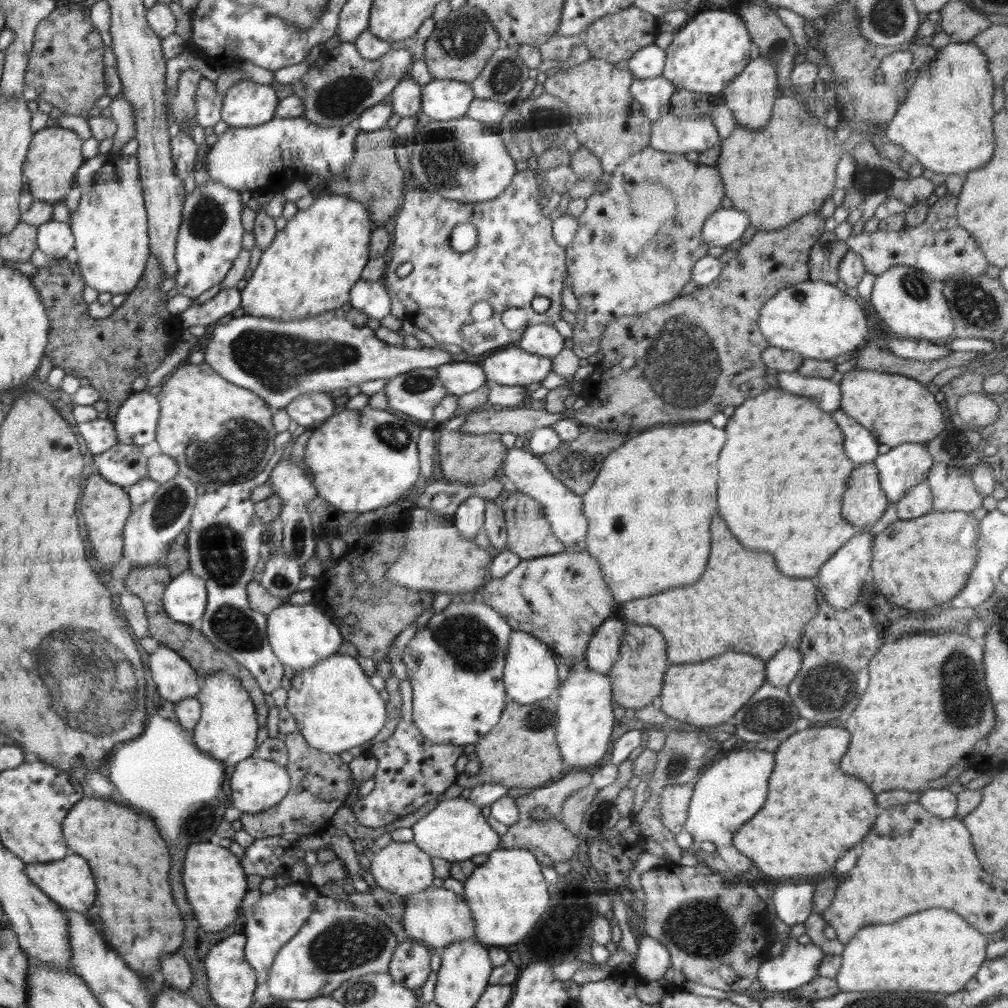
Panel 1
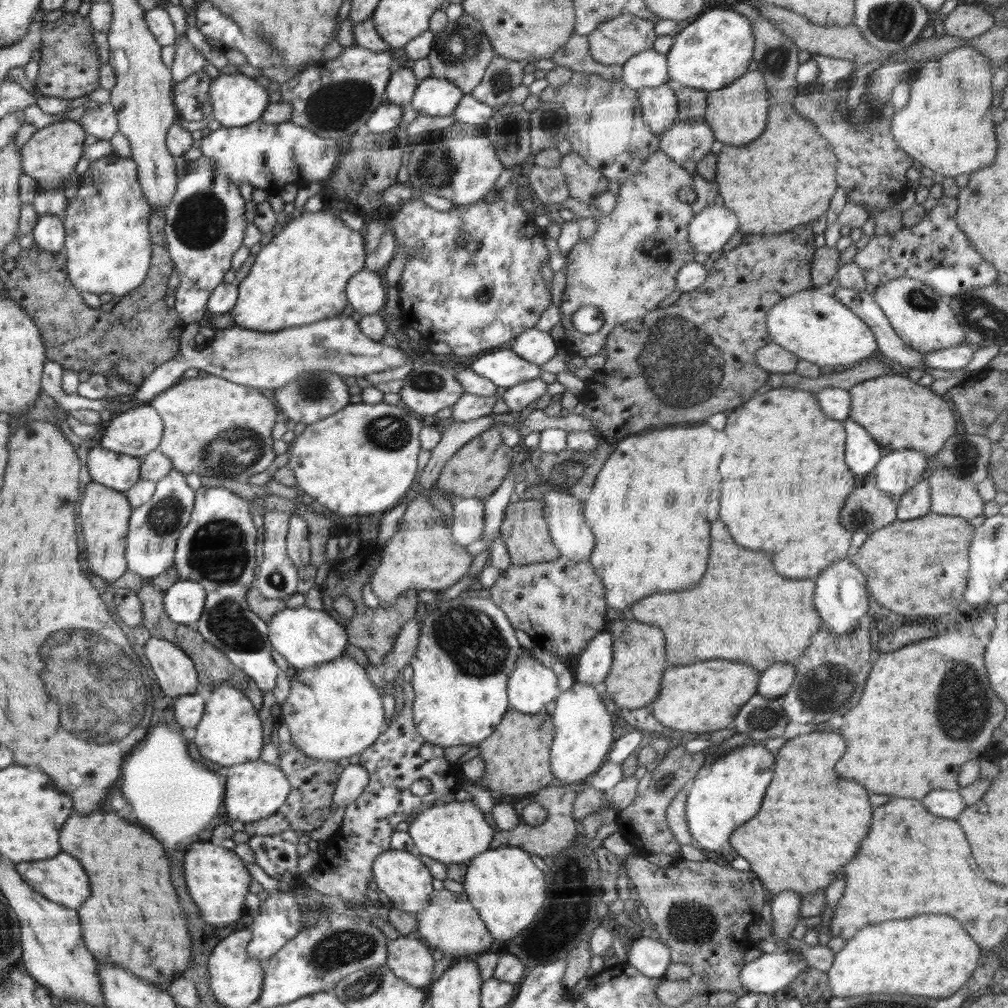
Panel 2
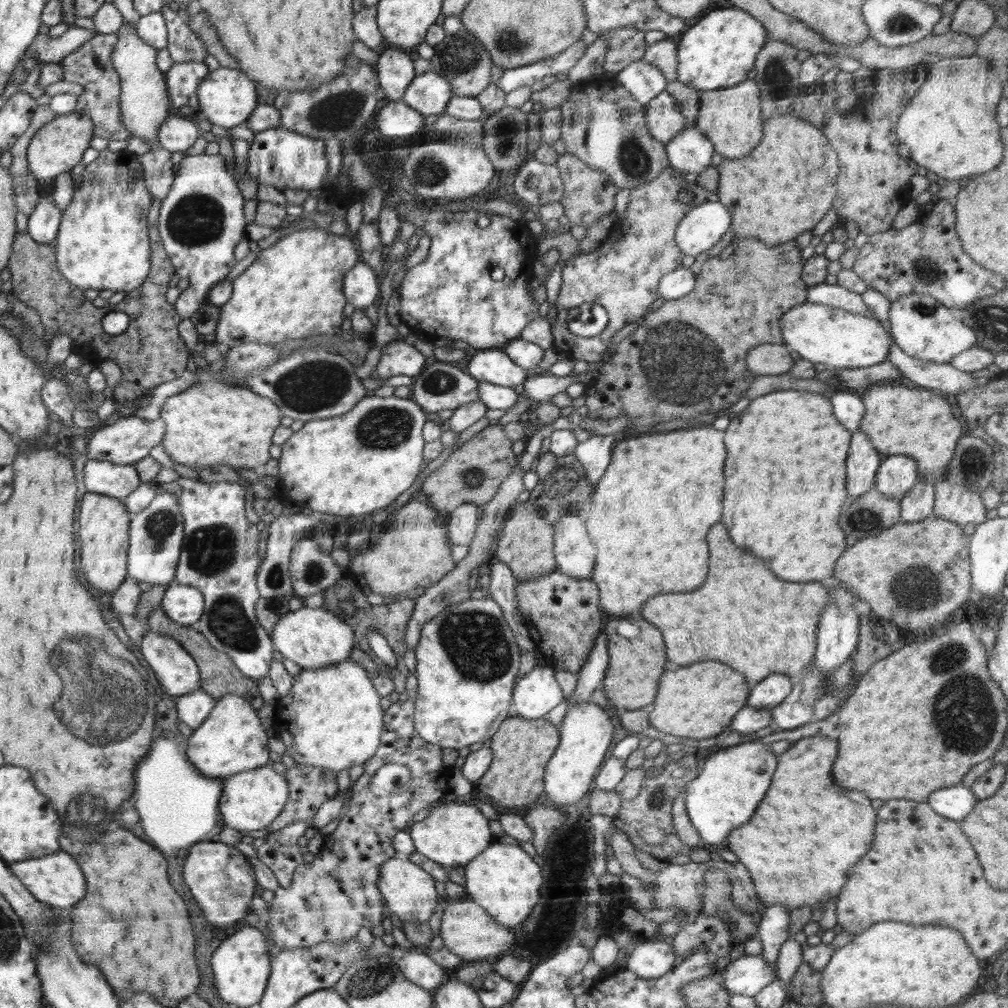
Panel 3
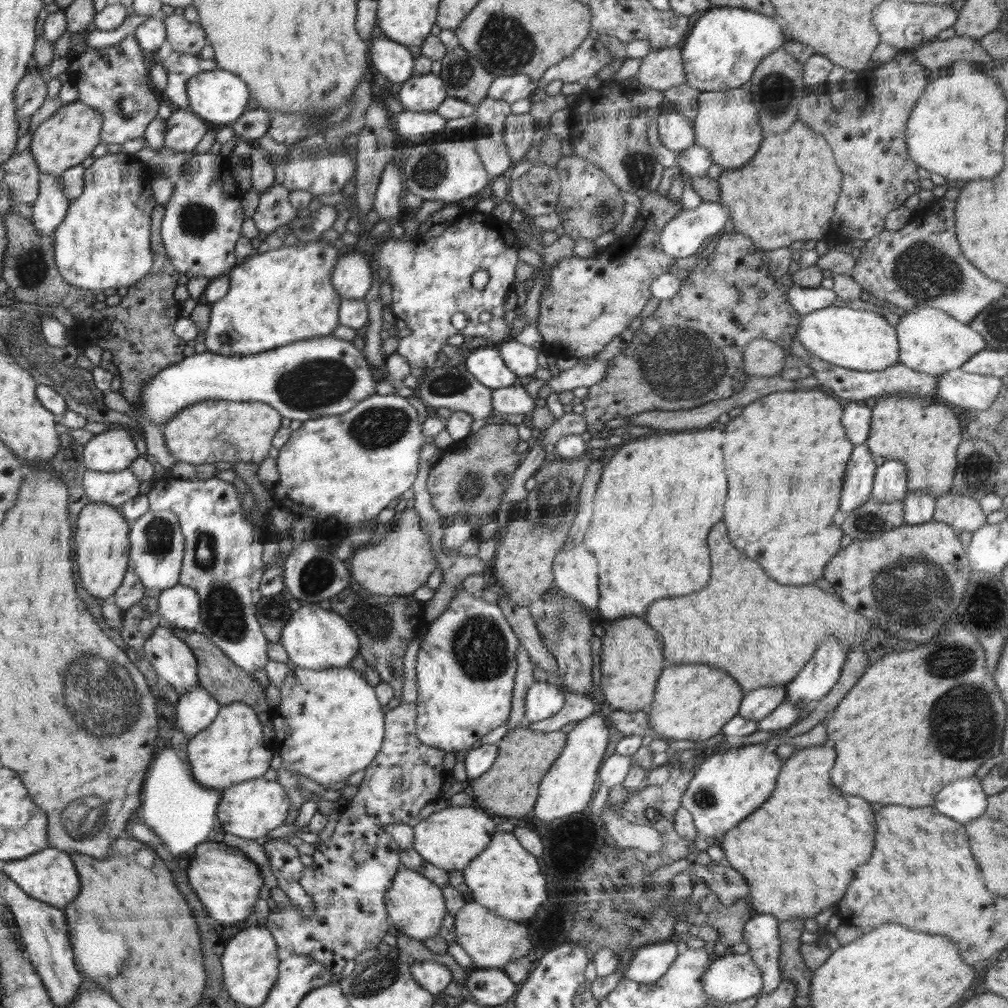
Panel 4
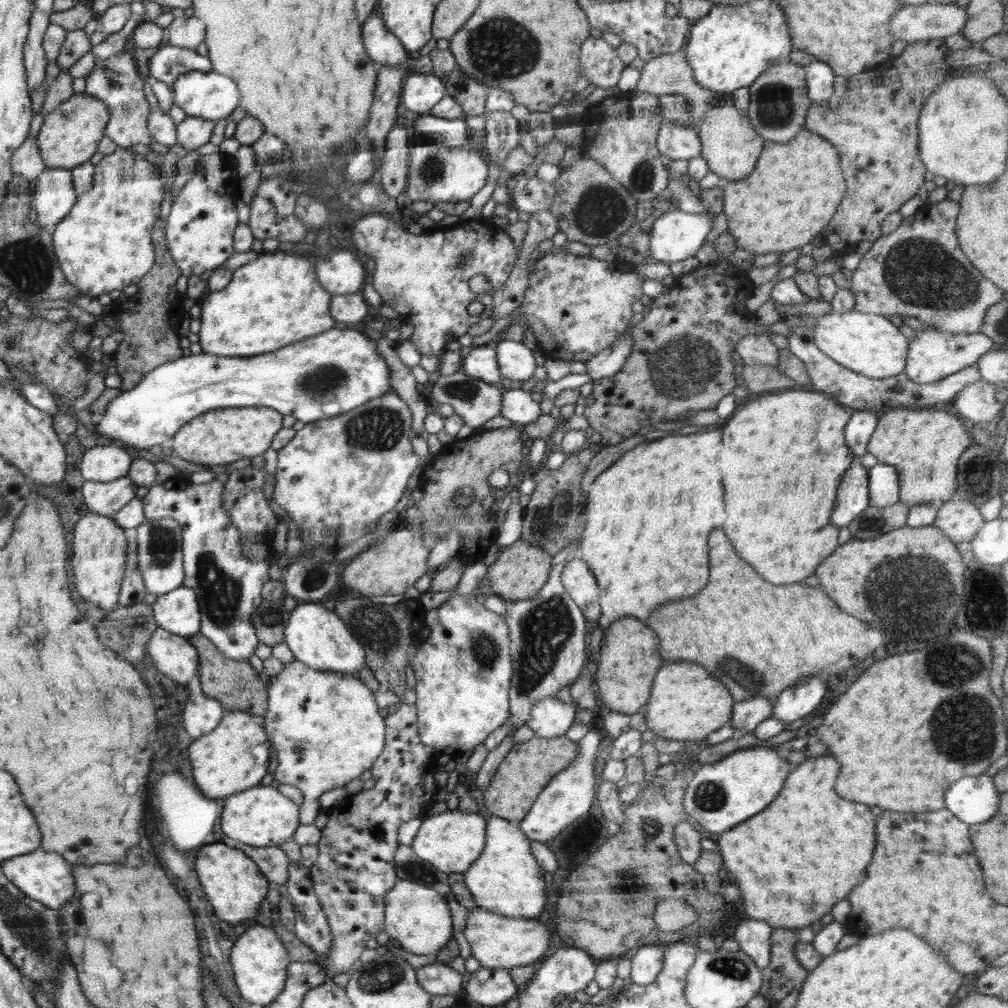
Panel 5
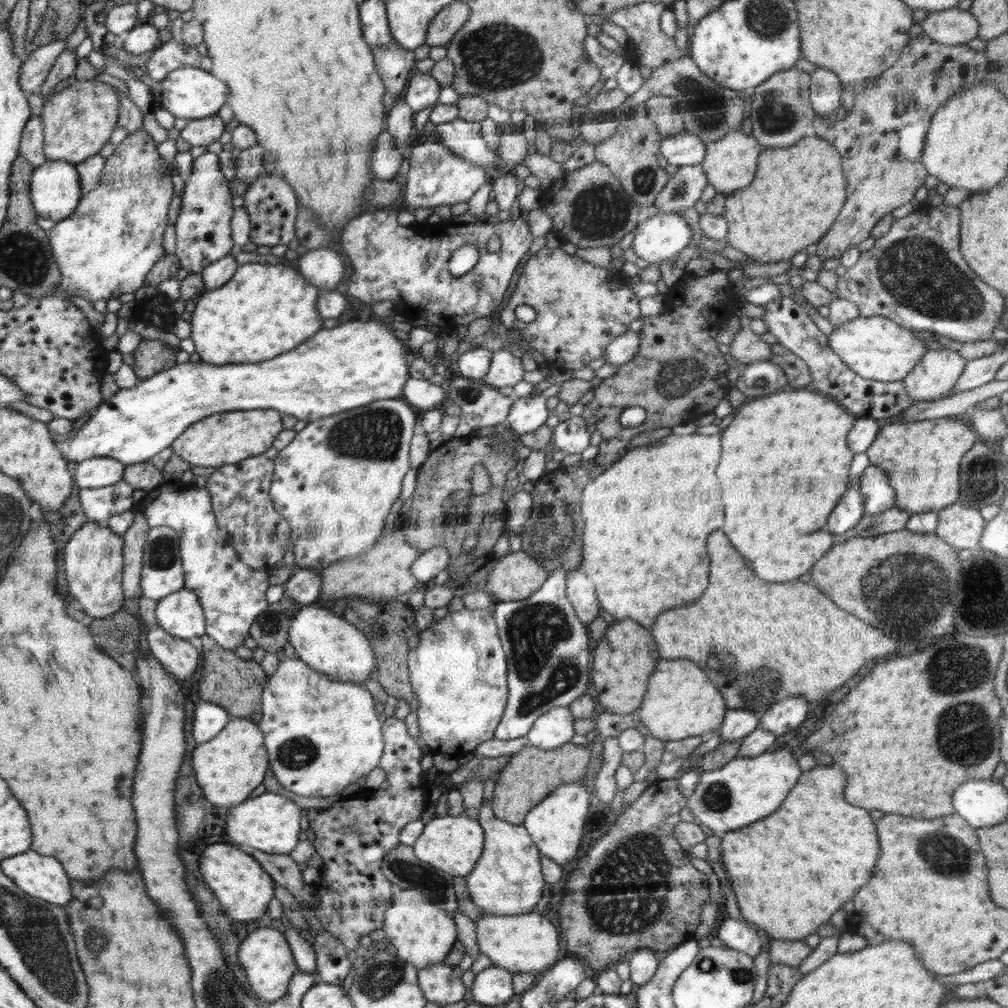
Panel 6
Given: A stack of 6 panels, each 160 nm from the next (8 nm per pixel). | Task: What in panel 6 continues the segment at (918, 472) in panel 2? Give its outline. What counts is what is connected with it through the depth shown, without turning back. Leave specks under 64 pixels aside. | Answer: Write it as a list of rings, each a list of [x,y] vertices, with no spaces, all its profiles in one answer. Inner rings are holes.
[[[869,465],[860,479],[860,494],[863,496],[865,514],[880,514],[895,506],[895,490],[880,466]]]

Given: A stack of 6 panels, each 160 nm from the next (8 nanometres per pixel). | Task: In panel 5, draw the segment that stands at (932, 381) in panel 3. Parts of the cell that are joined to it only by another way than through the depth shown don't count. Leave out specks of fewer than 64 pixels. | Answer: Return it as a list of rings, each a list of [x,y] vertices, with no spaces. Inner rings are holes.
[[[976,381],[952,399],[952,411],[974,423],[990,422],[1003,410],[1004,404],[994,397],[998,389],[999,384]]]

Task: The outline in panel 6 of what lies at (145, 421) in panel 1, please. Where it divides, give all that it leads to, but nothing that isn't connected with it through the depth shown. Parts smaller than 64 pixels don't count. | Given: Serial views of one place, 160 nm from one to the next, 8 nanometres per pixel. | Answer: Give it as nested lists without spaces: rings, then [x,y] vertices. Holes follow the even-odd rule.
[[[110,457],[82,461],[74,467],[78,488],[100,488],[117,484],[124,477],[126,466]]]

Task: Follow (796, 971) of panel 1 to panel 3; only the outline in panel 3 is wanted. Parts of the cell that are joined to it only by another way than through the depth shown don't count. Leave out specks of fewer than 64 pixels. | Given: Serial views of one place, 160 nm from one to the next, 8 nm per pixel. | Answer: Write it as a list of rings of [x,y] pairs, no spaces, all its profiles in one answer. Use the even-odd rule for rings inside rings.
[[[743,955],[730,961],[726,968],[717,973],[721,986],[729,994],[755,996],[774,977],[777,977],[777,967],[770,966],[762,955]]]

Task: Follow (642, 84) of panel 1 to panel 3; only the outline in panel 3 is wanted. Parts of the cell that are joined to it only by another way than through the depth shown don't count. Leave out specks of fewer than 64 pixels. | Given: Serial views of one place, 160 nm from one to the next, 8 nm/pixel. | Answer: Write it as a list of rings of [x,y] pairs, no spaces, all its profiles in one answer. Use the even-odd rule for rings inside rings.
[[[666,91],[655,96],[644,110],[648,132],[663,145],[687,127],[678,101]]]

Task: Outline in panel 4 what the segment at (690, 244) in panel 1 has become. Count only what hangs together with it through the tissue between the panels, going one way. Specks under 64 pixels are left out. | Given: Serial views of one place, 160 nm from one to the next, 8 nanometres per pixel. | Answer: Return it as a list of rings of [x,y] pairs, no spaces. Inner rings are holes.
[[[653,190],[646,198],[636,217],[636,222],[621,239],[615,240],[606,248],[600,248],[596,256],[588,258],[568,257],[558,259],[551,266],[550,284],[544,285],[540,297],[538,332],[543,339],[541,351],[551,361],[568,357],[594,358],[621,333],[633,327],[636,320],[650,300],[650,285],[655,278],[668,271],[676,259],[664,254],[660,248],[659,236],[664,225],[684,210],[681,202],[673,204],[667,196],[658,195]]]

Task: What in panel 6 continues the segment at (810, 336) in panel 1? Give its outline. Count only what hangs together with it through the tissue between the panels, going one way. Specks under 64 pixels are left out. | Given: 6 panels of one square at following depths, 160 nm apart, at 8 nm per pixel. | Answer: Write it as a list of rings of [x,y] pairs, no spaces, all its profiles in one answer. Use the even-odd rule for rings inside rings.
[[[880,315],[872,317],[857,317],[854,321],[840,324],[834,327],[830,336],[827,337],[828,348],[838,354],[838,358],[845,362],[858,376],[881,382],[903,381],[903,378],[920,362],[920,359],[928,353],[928,346],[912,334],[910,329],[899,326],[898,323],[890,321]]]

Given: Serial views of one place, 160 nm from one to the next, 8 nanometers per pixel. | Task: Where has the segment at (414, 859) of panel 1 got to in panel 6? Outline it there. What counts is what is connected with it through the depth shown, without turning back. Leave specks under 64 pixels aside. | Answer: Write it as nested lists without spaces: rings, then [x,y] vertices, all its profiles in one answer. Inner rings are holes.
[[[417,889],[402,890],[394,895],[390,908],[385,912],[381,929],[390,939],[390,948],[420,970],[444,962],[457,942],[457,928],[451,915]]]

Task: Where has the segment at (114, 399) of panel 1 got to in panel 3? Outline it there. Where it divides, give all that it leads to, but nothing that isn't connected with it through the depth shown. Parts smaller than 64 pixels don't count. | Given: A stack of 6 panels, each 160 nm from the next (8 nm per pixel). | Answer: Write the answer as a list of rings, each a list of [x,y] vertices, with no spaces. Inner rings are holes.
[[[154,199],[154,210],[148,217],[150,238],[154,238],[154,270],[150,270],[150,278],[133,291],[127,293],[119,306],[111,305],[102,309],[92,305],[92,301],[84,297],[84,289],[76,288],[63,277],[55,263],[55,245],[53,243],[36,242],[26,231],[18,231],[13,244],[8,270],[11,272],[12,290],[9,292],[34,309],[40,315],[44,326],[42,344],[49,348],[58,334],[66,334],[72,340],[72,352],[79,352],[86,361],[99,365],[102,362],[114,362],[124,370],[124,379],[129,382],[128,388],[122,388],[121,403],[136,401],[138,397],[154,391],[161,384],[179,378],[188,366],[188,348],[179,339],[179,314],[174,312],[174,304],[166,302],[166,290],[170,274],[174,274],[174,266],[170,264],[169,253],[161,241],[159,226],[159,208],[161,200]],[[121,309],[130,317],[130,326],[124,334],[110,336],[106,334],[106,318],[110,312]]]

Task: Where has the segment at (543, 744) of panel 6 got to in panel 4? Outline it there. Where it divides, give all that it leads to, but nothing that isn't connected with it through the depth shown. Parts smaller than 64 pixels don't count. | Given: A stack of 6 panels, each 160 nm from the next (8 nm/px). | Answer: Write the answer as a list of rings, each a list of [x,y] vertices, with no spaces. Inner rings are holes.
[[[534,681],[525,698],[525,722],[538,722],[554,716],[564,706],[561,688],[546,681]]]

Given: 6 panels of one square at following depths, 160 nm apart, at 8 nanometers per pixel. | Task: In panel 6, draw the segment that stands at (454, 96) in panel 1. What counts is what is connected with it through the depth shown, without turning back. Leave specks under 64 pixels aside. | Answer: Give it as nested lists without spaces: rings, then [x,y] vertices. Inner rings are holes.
[[[419,73],[409,80],[404,92],[404,100],[413,112],[436,105],[441,86],[429,73]]]

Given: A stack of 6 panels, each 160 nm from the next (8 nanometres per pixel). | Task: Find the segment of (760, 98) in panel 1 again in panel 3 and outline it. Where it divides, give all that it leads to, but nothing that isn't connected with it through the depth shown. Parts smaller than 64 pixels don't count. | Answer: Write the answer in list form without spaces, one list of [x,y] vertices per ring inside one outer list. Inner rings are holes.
[[[746,79],[744,82],[740,82],[740,84],[730,88],[703,91],[699,98],[699,111],[694,124],[712,142],[715,152],[721,154],[724,160],[728,158],[744,158],[756,148],[756,144],[763,137],[762,109],[758,83],[755,79]]]

